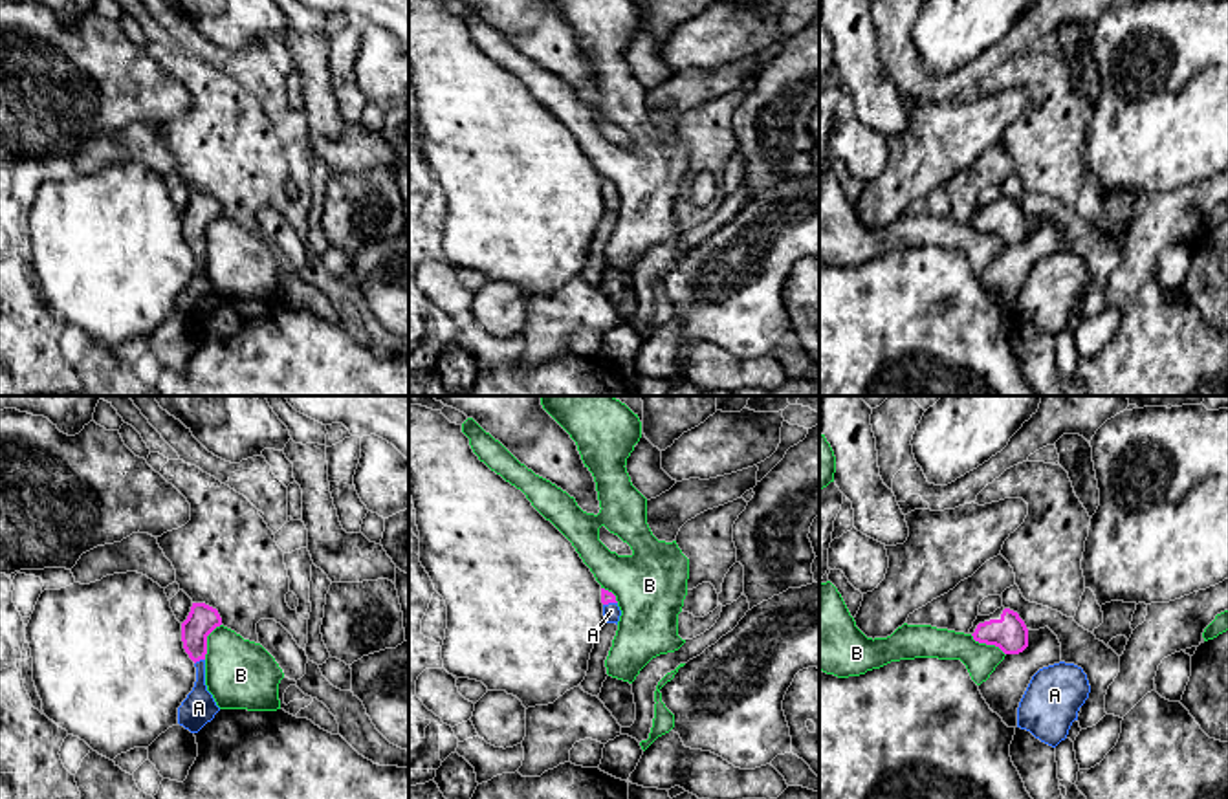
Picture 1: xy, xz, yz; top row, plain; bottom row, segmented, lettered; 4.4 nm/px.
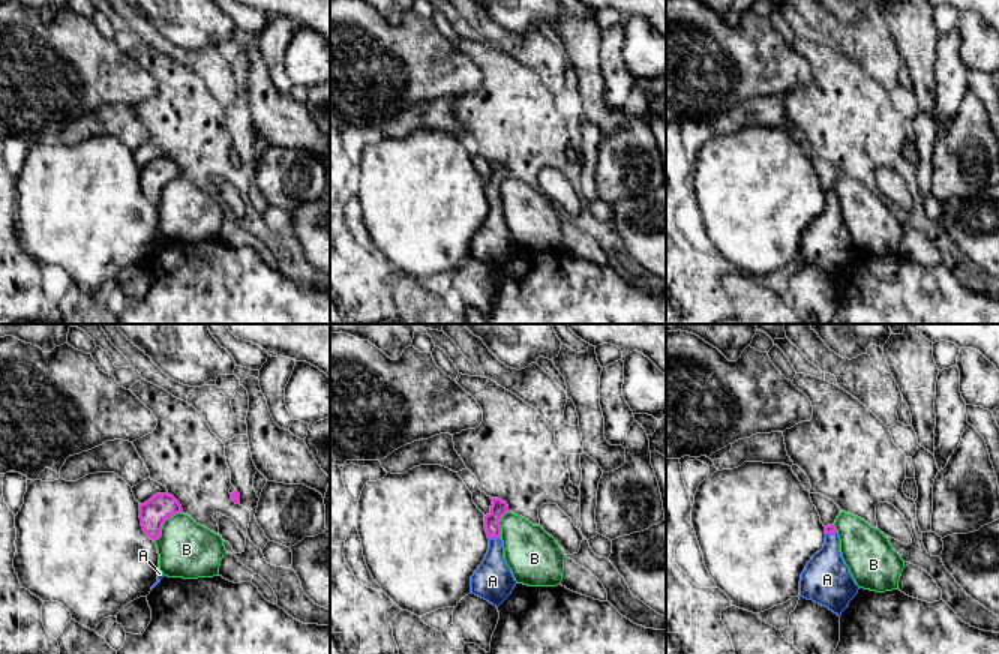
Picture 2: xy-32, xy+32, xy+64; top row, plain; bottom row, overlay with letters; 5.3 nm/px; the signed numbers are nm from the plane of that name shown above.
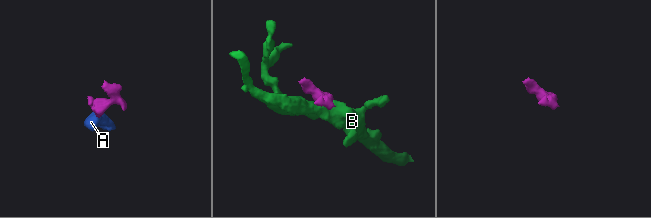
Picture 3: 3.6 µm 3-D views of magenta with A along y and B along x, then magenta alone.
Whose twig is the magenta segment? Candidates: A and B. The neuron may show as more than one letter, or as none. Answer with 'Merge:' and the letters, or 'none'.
Merge: A

